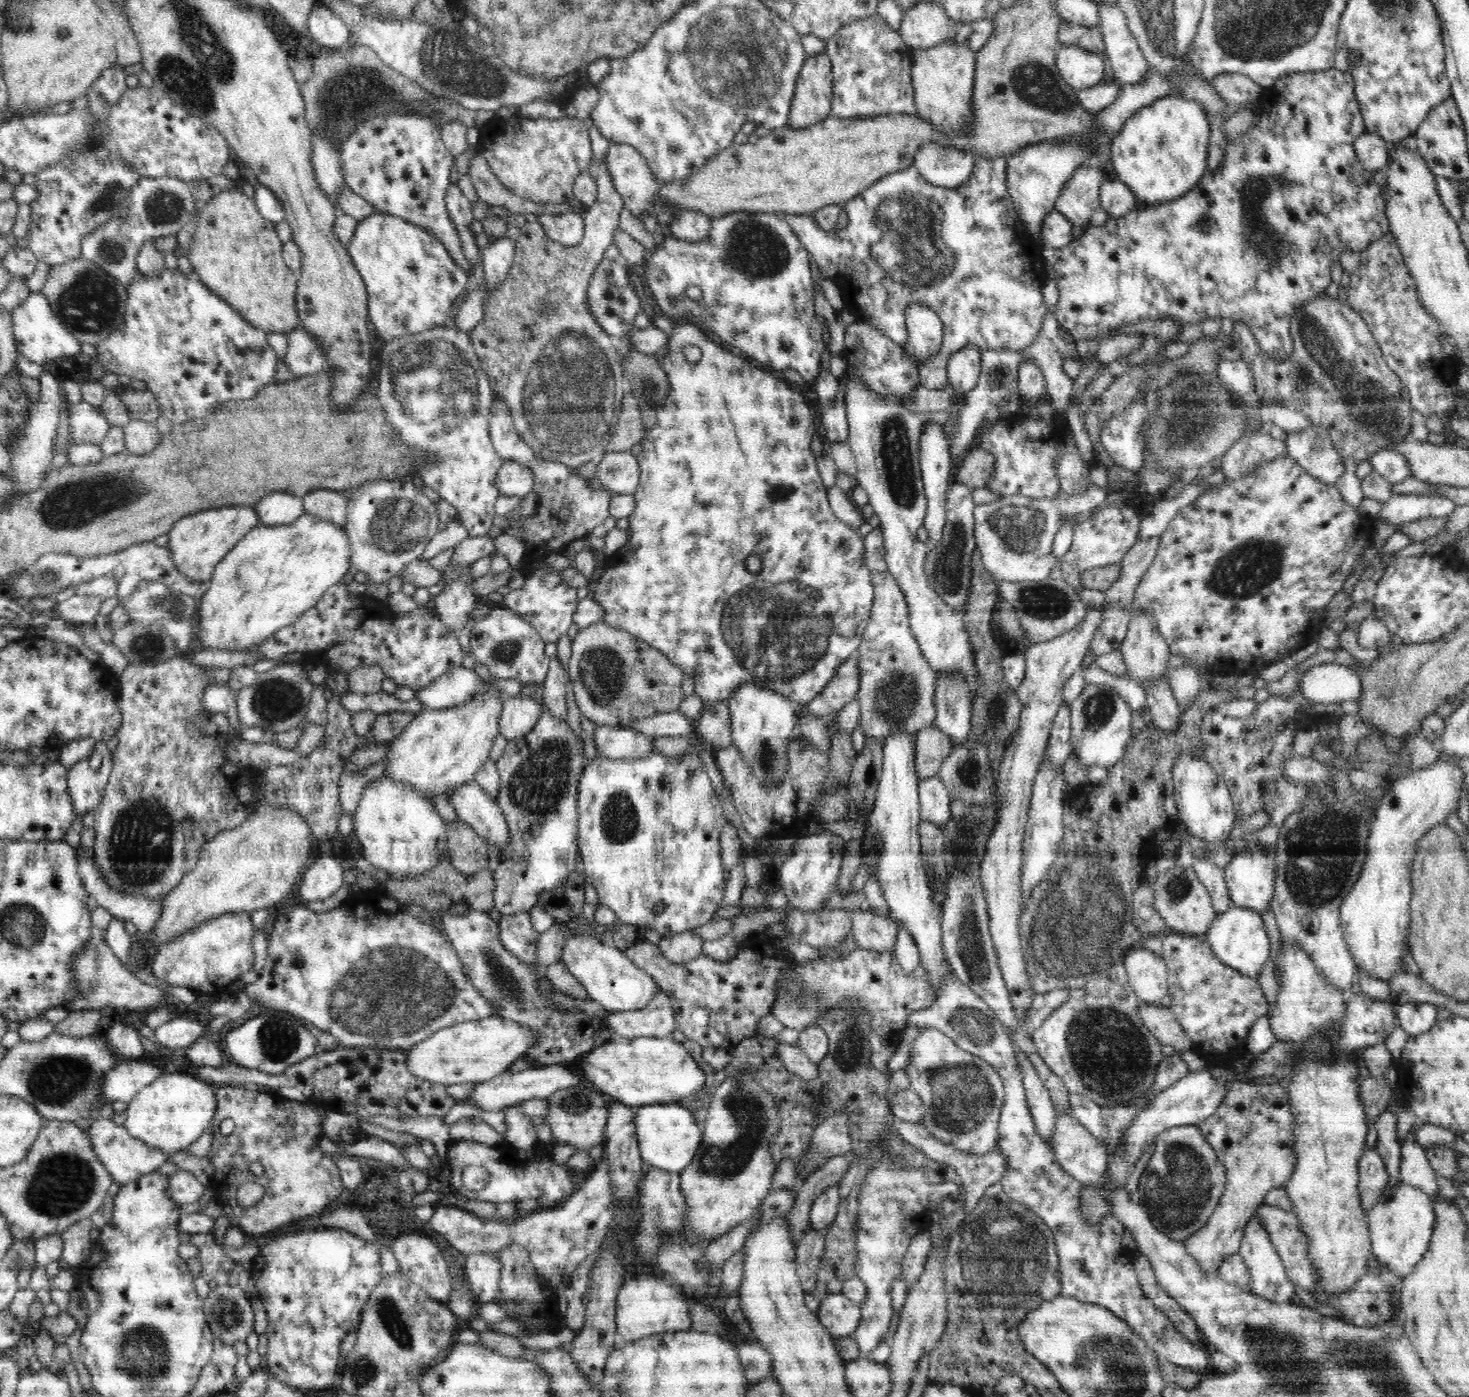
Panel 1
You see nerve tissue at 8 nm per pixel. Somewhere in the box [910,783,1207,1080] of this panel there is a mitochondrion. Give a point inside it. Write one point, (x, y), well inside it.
(1082, 912)

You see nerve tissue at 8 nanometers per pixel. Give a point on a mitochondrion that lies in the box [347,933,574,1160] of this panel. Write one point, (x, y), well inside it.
(500, 975)

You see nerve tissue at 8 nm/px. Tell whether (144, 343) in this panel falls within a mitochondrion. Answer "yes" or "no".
no

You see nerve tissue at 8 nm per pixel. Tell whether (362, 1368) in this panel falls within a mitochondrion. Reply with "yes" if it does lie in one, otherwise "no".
yes

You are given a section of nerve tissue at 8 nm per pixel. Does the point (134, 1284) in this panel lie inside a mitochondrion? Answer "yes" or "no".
no

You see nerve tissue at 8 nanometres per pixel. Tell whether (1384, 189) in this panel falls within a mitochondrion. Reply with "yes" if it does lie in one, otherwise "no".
no

